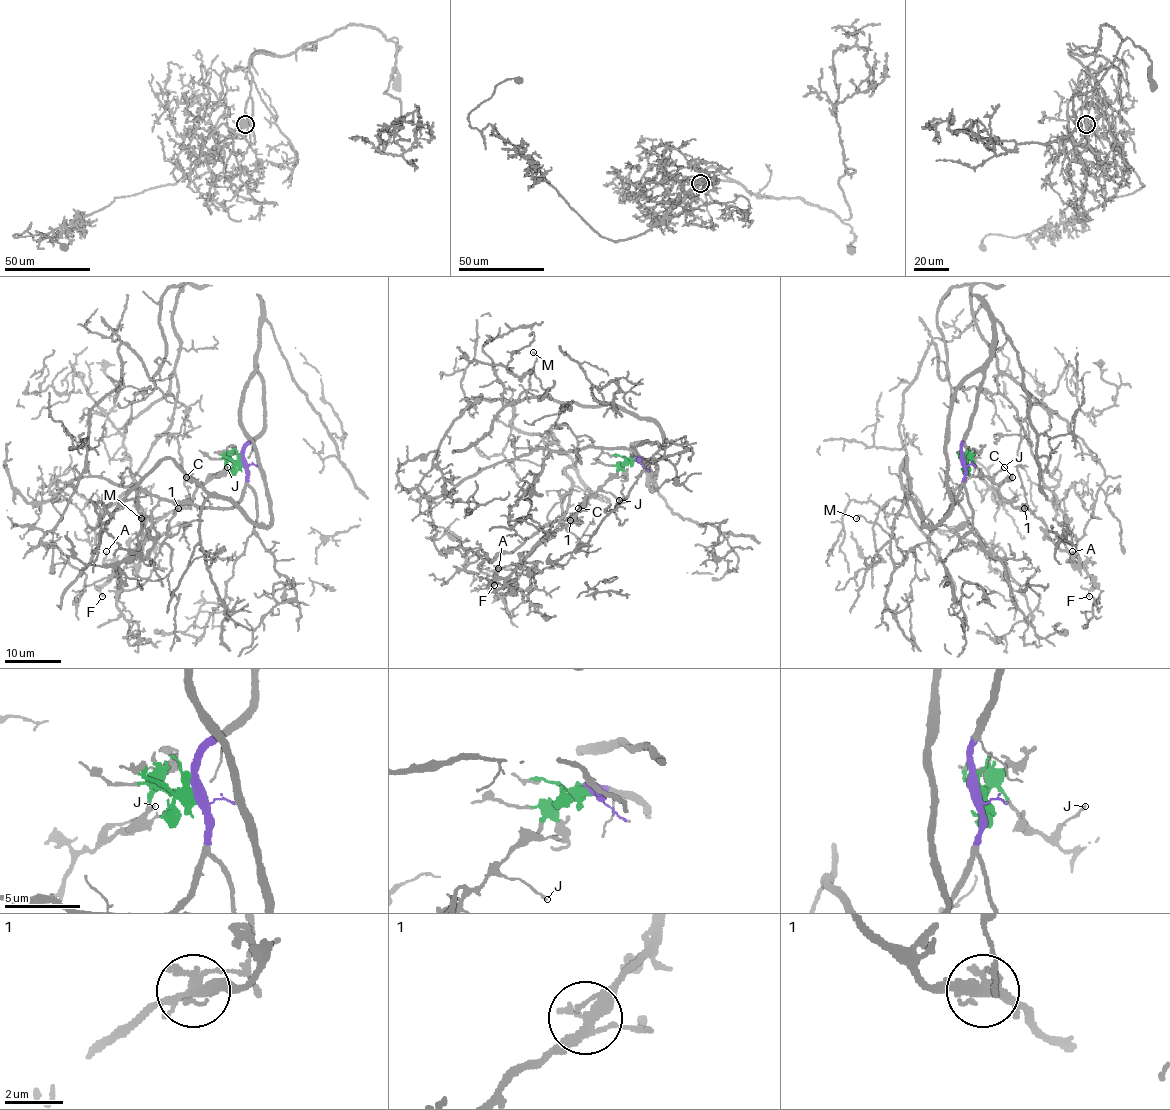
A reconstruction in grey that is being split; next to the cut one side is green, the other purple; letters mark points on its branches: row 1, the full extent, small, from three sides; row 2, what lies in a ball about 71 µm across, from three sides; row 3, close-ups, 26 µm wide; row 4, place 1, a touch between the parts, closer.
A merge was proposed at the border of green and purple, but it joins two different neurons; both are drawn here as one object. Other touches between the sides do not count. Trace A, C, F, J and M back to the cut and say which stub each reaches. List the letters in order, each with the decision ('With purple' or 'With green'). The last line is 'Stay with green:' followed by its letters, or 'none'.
A: With green
C: With green
F: With green
J: With green
M: With purple
Stay with green: A, C, F, J

